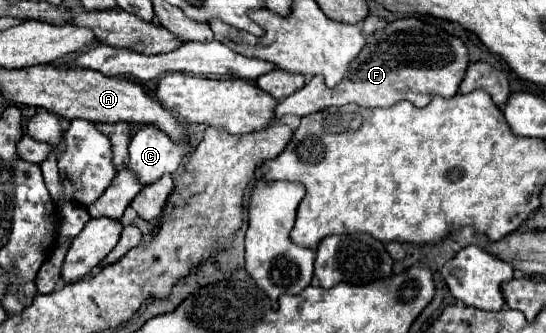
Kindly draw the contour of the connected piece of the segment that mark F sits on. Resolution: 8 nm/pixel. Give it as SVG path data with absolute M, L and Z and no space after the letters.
M401 18L389 22L383 30L367 38L365 50L357 56L357 62L345 76L345 82L335 88L327 88L321 78L313 78L295 94L287 96L275 106L275 118L281 120L287 114L293 116L309 116L319 110L331 106L343 106L355 102L363 108L375 106L393 106L399 100L409 100L415 106L427 106L433 96L453 98L461 80L465 78L465 70L469 66L467 46L449 36L445 30L429 26L419 18Z

